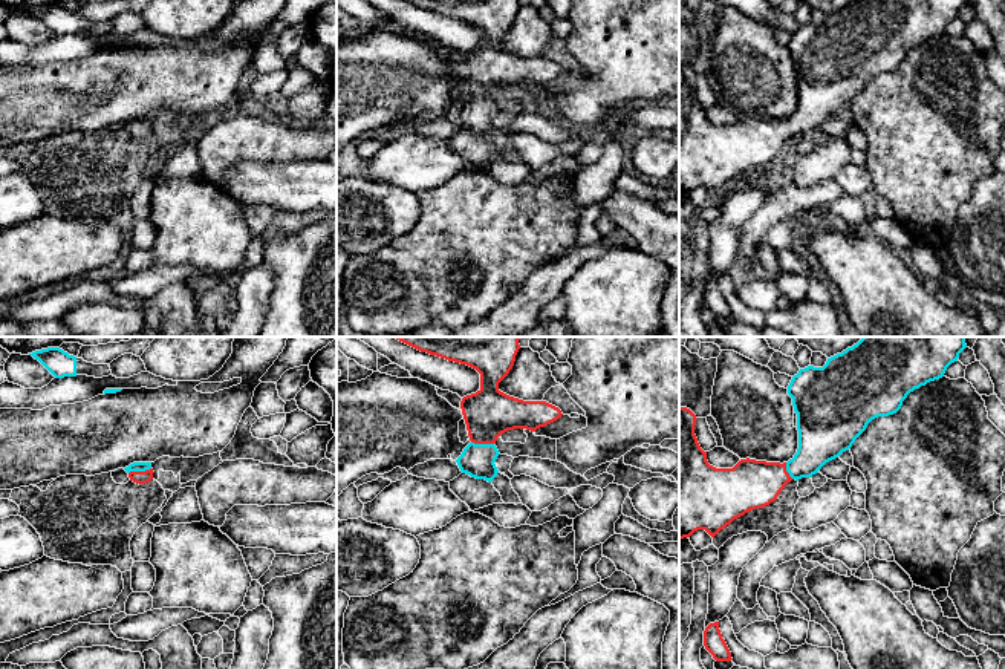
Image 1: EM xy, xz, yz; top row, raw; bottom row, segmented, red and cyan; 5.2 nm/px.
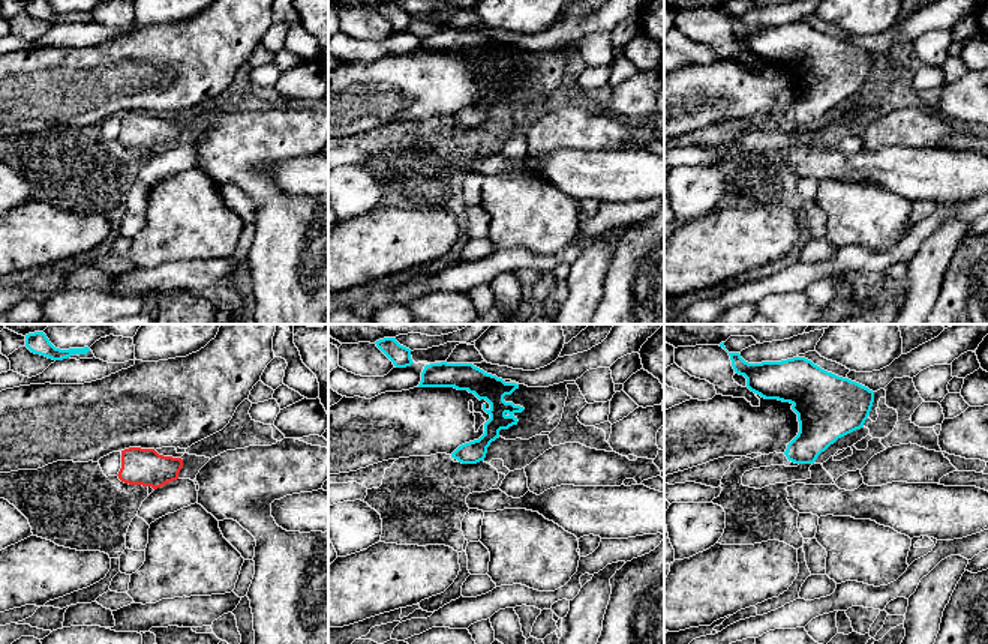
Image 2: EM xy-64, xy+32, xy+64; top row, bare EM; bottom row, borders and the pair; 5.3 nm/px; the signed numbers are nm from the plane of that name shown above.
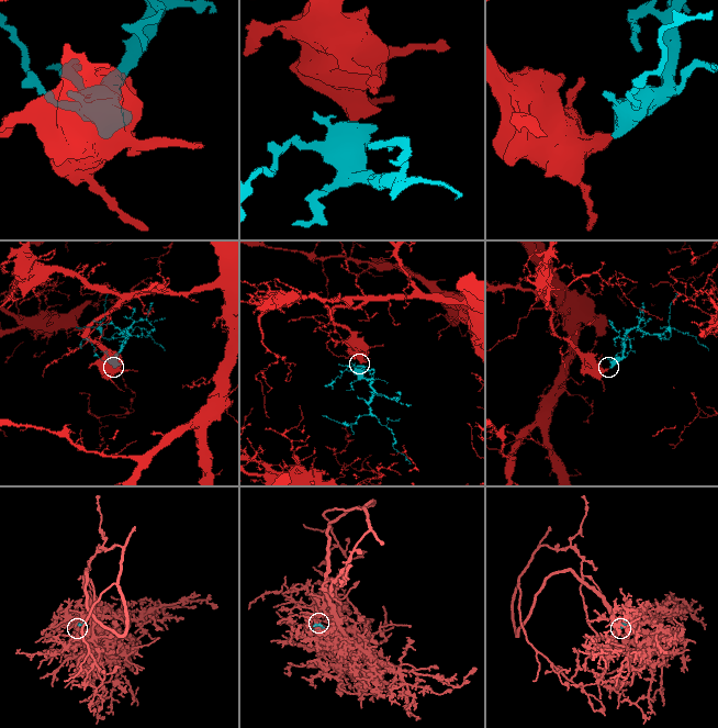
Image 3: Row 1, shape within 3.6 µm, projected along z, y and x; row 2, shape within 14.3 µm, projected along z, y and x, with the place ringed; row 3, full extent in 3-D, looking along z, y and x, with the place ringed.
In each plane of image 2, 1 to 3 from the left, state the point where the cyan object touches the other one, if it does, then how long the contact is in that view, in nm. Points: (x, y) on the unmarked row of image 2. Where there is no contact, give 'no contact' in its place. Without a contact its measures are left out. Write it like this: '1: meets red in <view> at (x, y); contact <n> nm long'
1: no contact
2: no contact
3: no contact

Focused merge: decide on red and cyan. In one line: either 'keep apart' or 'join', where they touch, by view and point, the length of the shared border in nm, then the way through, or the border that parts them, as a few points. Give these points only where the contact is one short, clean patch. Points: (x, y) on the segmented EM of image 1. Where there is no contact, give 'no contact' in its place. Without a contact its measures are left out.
join; contact xy (139, 472); length 120 nm; way xy (146, 476), (139, 472), (136, 466)

